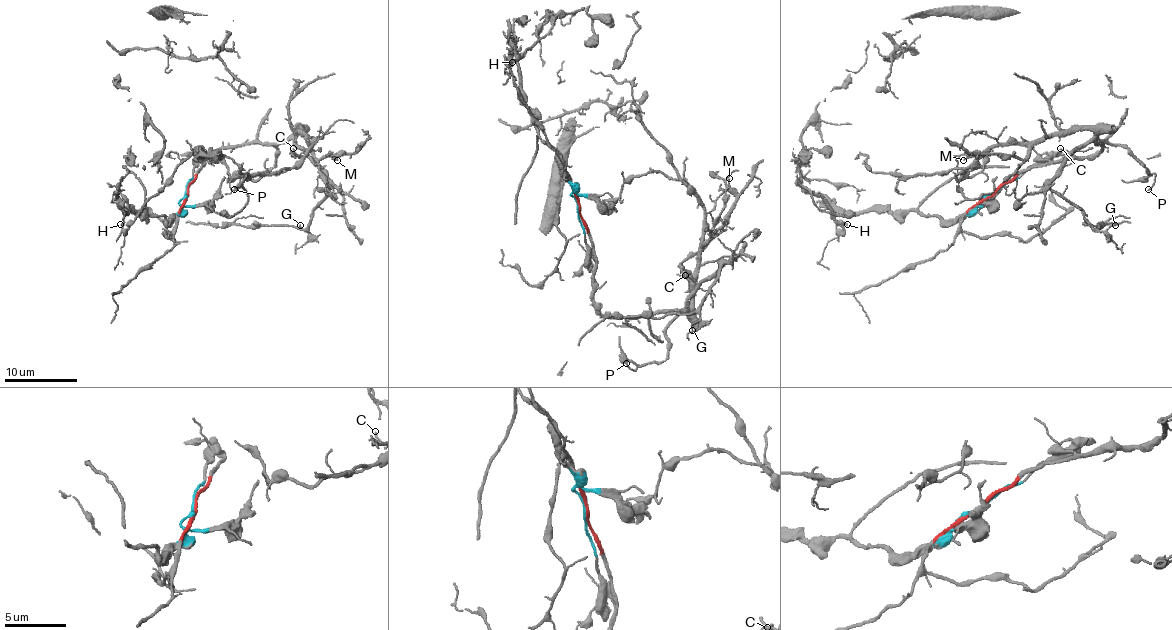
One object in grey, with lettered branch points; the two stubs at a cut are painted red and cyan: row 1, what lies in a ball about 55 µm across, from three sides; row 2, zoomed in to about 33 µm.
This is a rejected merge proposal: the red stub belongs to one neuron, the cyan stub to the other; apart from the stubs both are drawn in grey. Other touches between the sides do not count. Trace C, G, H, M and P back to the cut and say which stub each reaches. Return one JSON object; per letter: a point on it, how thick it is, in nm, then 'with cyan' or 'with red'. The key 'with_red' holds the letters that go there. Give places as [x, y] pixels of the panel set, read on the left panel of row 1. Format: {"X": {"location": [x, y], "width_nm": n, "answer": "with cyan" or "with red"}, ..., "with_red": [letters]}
{"C": {"location": [293, 148], "width_nm": 80, "answer": "with red"}, "G": {"location": [300, 225], "width_nm": 120, "answer": "with red"}, "H": {"location": [120, 224], "width_nm": 140, "answer": "with cyan"}, "M": {"location": [337, 160], "width_nm": 110, "answer": "with red"}, "P": {"location": [234, 189], "width_nm": 130, "answer": "with red"}, "with_red": ["C", "G", "M", "P"]}

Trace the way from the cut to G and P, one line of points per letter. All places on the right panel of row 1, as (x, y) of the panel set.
G: (992, 195), (1032, 168), (1088, 158), (1101, 149), (1095, 140), (1081, 144), (1050, 184), (1094, 227), (1115, 226)
P: (992, 195), (1032, 168), (1092, 158), (1101, 149), (1095, 144), (1099, 140), (1123, 144), (1155, 175), (1148, 189)

